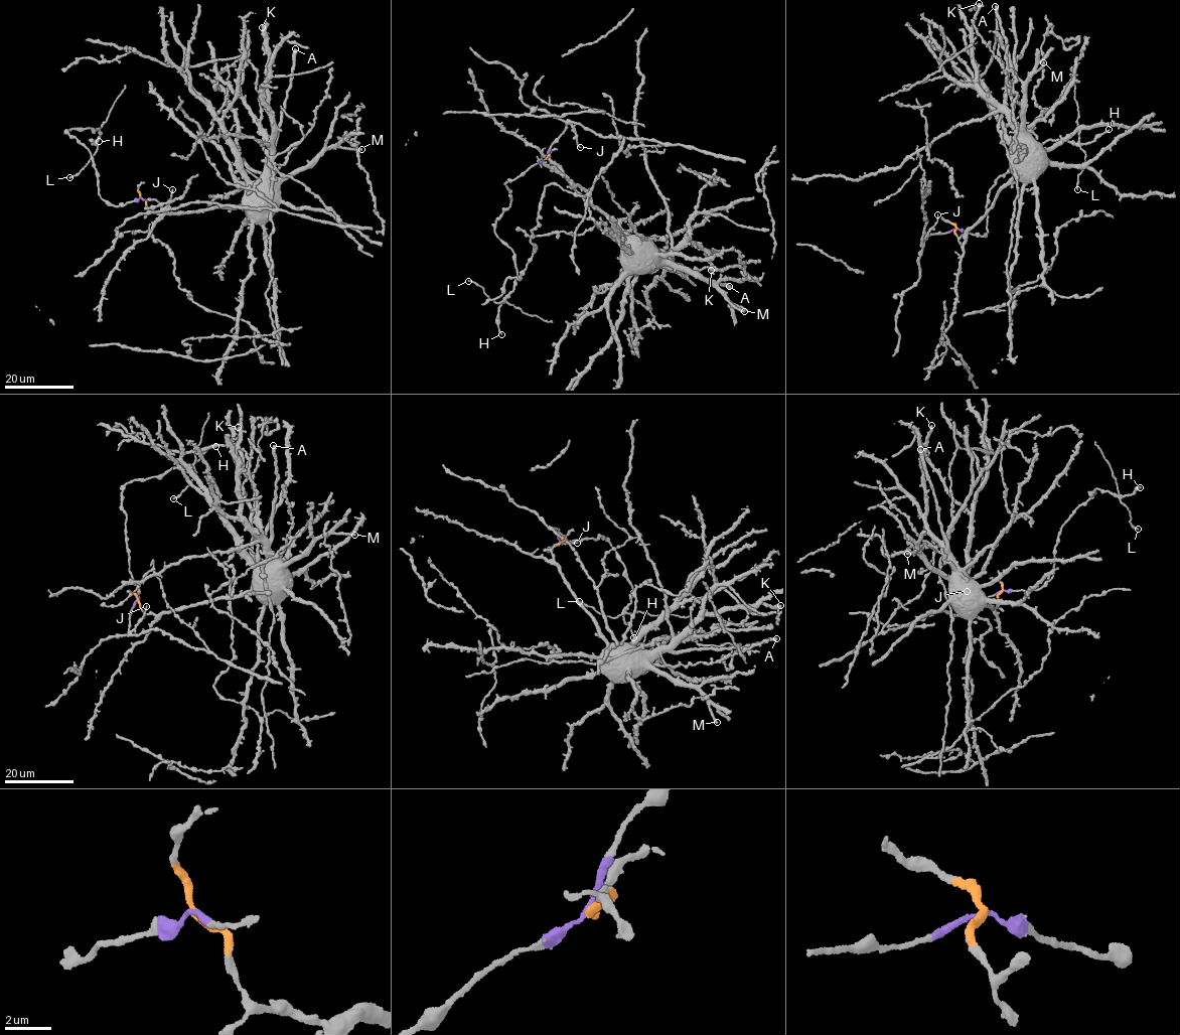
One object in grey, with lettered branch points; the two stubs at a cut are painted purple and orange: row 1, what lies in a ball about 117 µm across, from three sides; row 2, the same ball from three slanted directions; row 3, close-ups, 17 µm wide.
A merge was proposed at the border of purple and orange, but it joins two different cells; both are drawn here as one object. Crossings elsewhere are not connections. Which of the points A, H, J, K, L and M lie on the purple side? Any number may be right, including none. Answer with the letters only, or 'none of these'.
H, J, L

